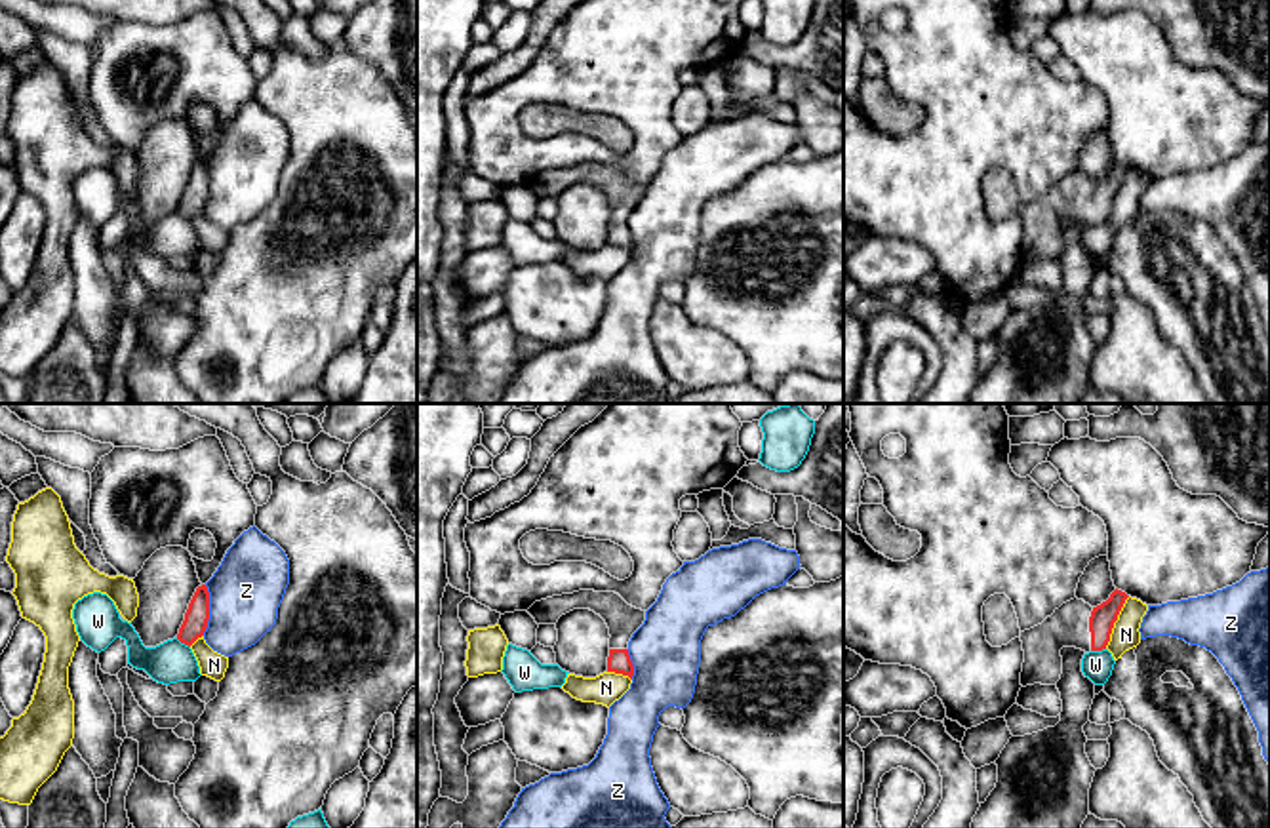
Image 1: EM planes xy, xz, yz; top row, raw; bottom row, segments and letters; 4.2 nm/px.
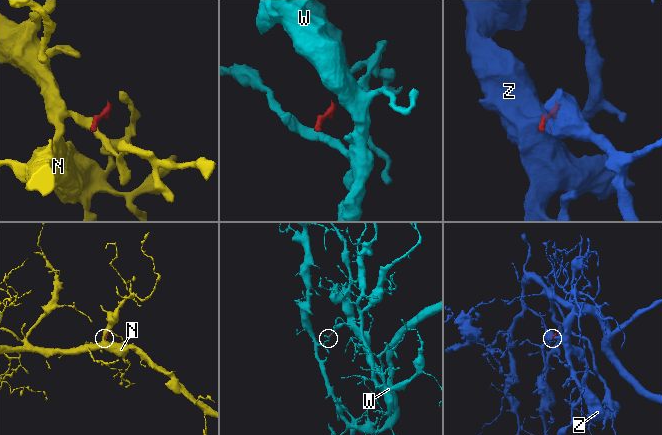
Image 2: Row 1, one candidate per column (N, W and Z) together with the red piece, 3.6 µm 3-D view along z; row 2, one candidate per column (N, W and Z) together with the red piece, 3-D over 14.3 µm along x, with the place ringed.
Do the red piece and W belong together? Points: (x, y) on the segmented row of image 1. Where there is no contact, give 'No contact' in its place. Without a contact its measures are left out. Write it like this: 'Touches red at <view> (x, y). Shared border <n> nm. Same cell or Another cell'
Touches red at yz (1097, 650). Shared border 70 nm. Another cell

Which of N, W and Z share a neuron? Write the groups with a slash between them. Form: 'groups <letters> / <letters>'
groups N / W / Z

